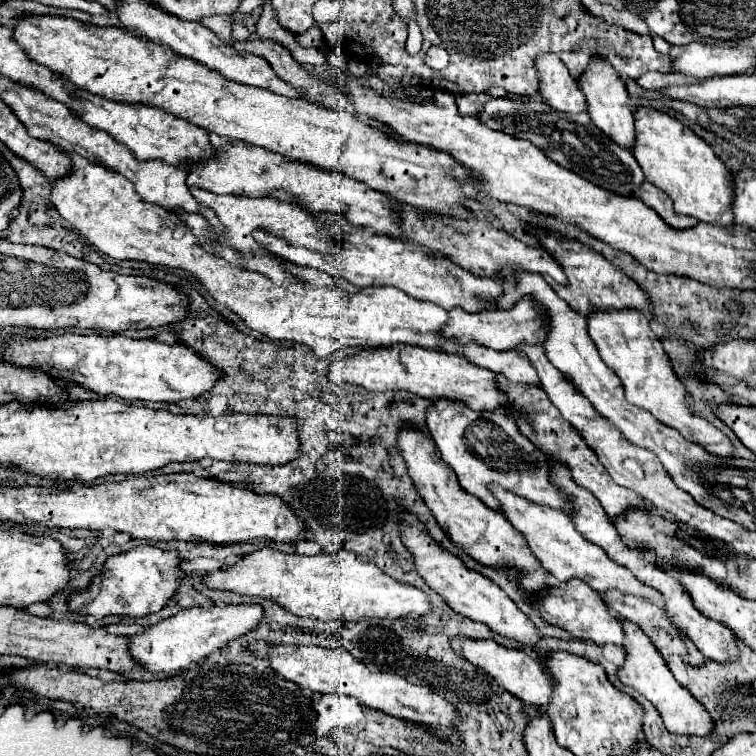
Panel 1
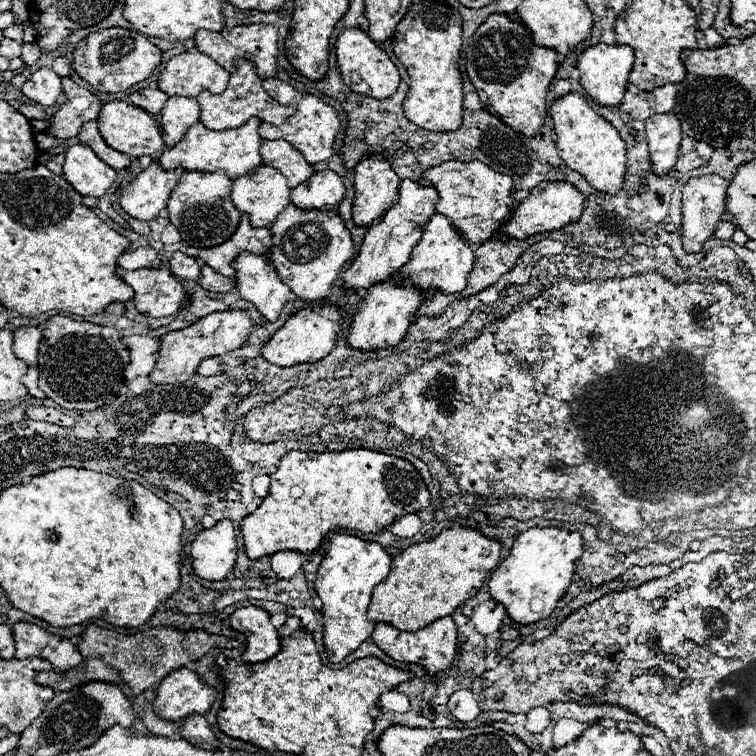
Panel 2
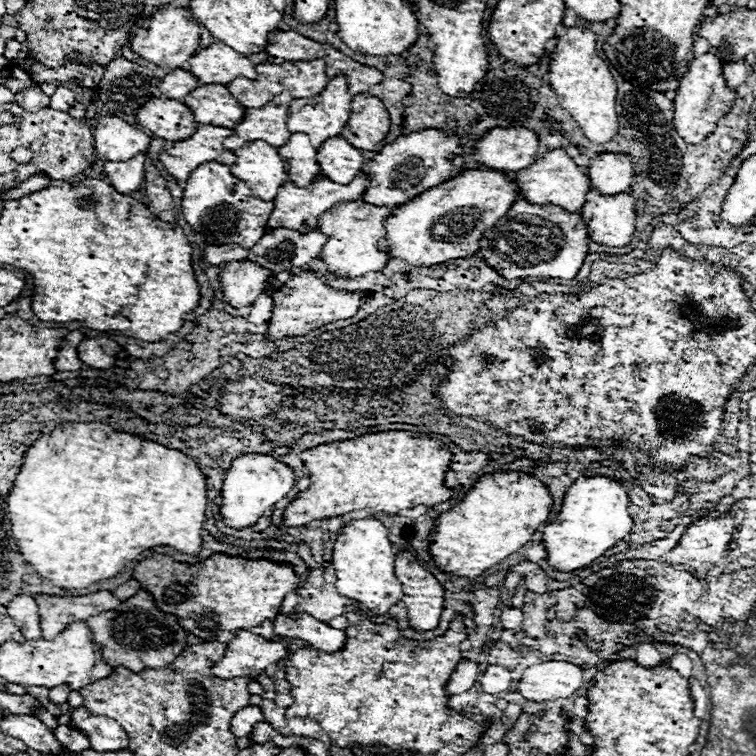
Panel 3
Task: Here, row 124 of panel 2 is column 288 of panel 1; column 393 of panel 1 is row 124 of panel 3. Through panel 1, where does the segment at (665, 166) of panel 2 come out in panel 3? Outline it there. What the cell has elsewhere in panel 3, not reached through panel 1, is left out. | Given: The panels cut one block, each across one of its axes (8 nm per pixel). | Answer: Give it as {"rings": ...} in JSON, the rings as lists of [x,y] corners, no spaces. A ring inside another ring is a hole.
{"rings":[[[710,52],[694,58],[688,68],[688,76],[684,76],[684,80],[680,80],[676,98],[674,98],[672,124],[678,132],[678,136],[690,144],[700,144],[708,134],[712,134],[718,118],[724,116],[732,108],[734,100],[736,100],[736,94],[732,90],[728,90],[728,86],[724,84],[720,60]]]}

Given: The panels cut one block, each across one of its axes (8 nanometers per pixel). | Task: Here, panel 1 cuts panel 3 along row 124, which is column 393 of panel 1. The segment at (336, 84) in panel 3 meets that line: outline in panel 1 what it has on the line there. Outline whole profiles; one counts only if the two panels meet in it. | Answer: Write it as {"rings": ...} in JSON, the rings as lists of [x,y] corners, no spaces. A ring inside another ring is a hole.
{"rings":[[[70,154],[74,172],[66,180],[56,180],[52,186],[50,202],[56,206],[62,218],[74,224],[100,252],[116,260],[138,260],[148,264],[166,266],[172,270],[184,270],[198,278],[204,290],[214,296],[218,304],[238,314],[250,330],[256,330],[268,338],[300,342],[318,358],[326,358],[338,348],[360,346],[380,348],[394,344],[414,344],[422,348],[440,348],[444,352],[462,354],[478,366],[486,366],[496,374],[504,374],[508,380],[540,384],[538,374],[526,356],[506,350],[490,350],[478,344],[462,346],[458,342],[440,338],[440,328],[448,320],[448,312],[436,304],[414,300],[390,286],[352,288],[344,280],[334,280],[314,268],[302,268],[283,260],[285,268],[296,280],[274,284],[268,276],[240,268],[226,262],[214,252],[208,252],[192,234],[192,230],[172,212],[154,208],[140,200],[134,184],[124,176],[92,164],[82,156]]]}

